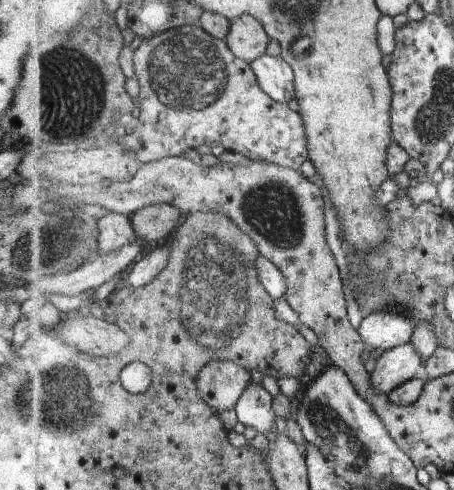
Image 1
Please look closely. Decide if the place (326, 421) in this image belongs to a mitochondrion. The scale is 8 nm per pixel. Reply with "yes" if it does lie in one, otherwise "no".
yes

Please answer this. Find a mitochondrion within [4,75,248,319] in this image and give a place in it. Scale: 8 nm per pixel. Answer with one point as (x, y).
(53, 246)

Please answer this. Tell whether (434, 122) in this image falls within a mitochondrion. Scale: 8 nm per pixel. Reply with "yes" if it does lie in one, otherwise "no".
yes

